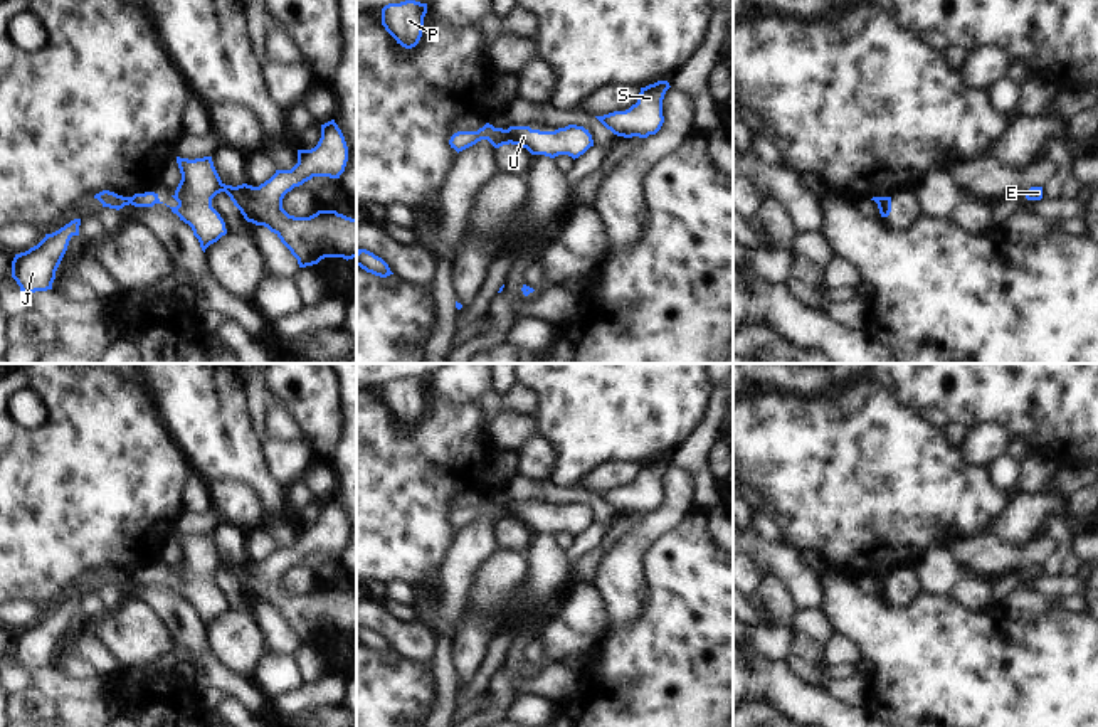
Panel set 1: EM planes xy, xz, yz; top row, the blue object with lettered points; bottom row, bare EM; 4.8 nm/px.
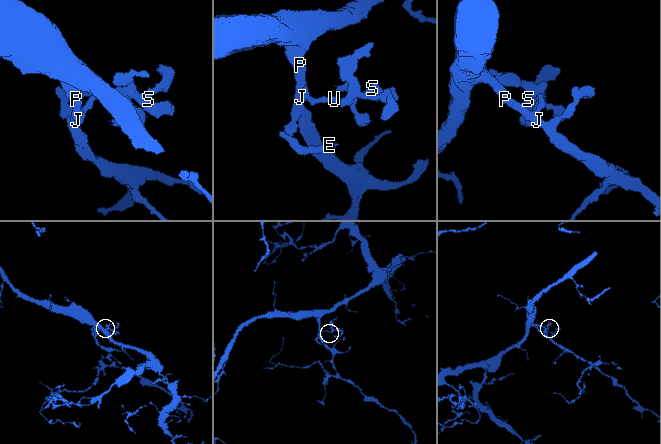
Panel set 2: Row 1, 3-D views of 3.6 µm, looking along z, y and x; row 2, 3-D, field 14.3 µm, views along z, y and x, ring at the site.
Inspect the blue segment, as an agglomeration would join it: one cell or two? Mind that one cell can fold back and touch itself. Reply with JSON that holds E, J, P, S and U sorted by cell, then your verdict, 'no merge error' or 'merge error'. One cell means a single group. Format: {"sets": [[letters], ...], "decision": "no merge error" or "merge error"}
{"sets": [["E", "J", "P"], ["S", "U"]], "decision": "merge error"}

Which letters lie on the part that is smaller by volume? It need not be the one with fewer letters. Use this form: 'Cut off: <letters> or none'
Cut off: S, U

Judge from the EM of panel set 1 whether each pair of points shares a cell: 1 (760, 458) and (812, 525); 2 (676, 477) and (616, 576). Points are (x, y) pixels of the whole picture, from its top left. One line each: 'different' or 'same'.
1: same
2: same

